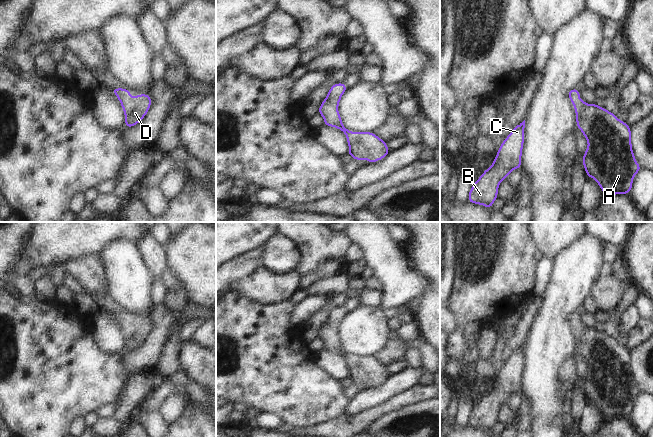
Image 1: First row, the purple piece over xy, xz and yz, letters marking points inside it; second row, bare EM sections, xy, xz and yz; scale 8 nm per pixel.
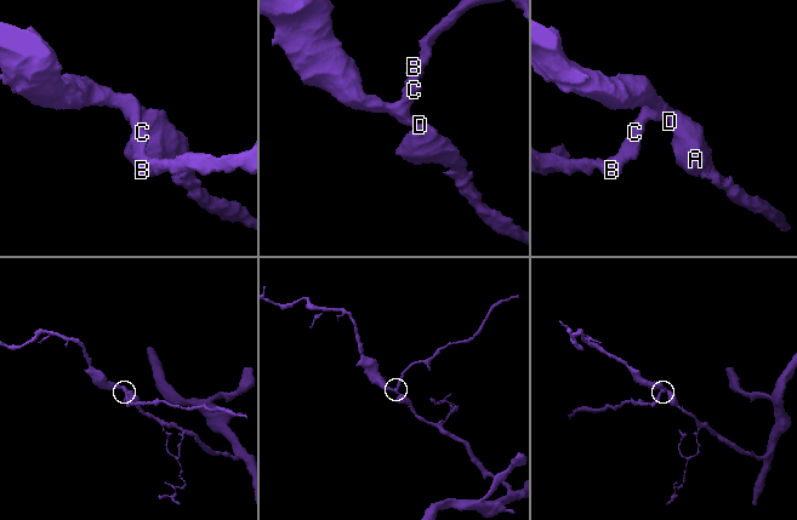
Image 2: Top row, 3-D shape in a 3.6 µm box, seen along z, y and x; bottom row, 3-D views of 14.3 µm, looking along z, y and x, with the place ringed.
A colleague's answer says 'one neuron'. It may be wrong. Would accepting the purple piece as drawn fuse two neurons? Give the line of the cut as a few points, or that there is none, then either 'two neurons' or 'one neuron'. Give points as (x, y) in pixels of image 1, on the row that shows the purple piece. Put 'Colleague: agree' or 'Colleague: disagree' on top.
Colleague: agree
cut none; one neuron

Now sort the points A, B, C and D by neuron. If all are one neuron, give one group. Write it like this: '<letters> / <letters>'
A B C D

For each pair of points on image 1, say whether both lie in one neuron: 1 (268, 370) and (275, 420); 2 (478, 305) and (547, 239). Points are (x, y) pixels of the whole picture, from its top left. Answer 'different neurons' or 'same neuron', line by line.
1: different neurons
2: different neurons

